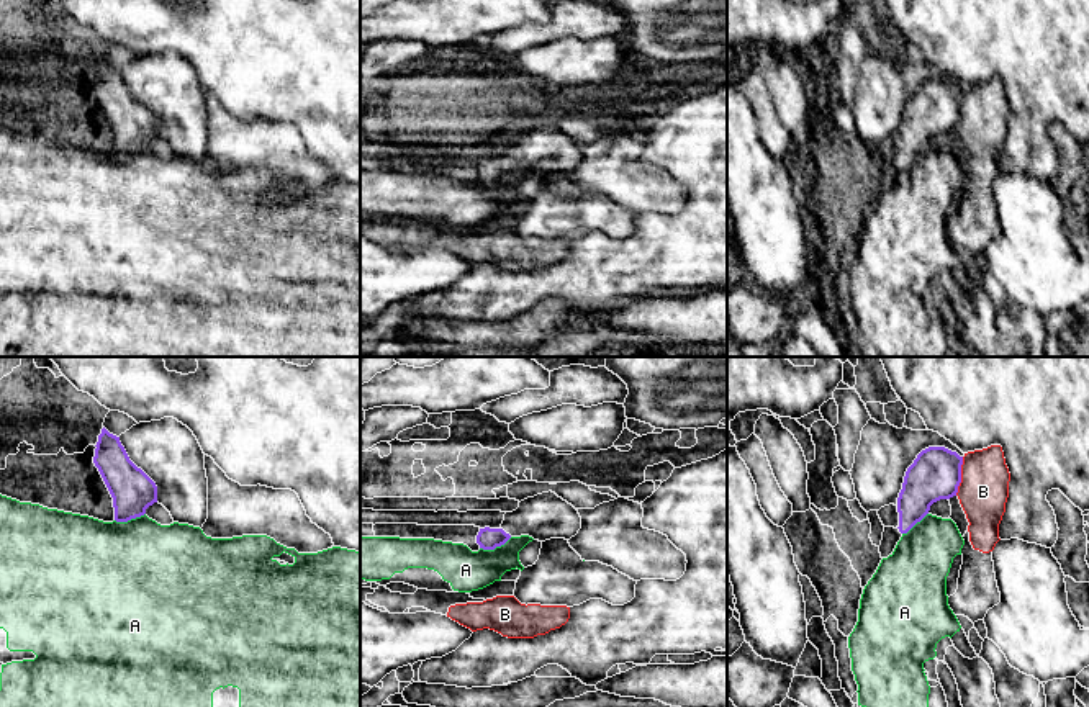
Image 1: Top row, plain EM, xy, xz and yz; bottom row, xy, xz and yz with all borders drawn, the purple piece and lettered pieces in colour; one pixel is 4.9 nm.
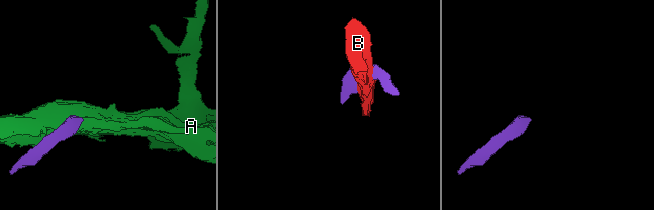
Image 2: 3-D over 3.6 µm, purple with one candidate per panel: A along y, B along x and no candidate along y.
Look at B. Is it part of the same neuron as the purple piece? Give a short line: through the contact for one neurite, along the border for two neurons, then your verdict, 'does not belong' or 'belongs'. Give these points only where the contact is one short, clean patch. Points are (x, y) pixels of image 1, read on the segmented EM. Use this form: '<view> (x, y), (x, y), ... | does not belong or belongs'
does not belong

